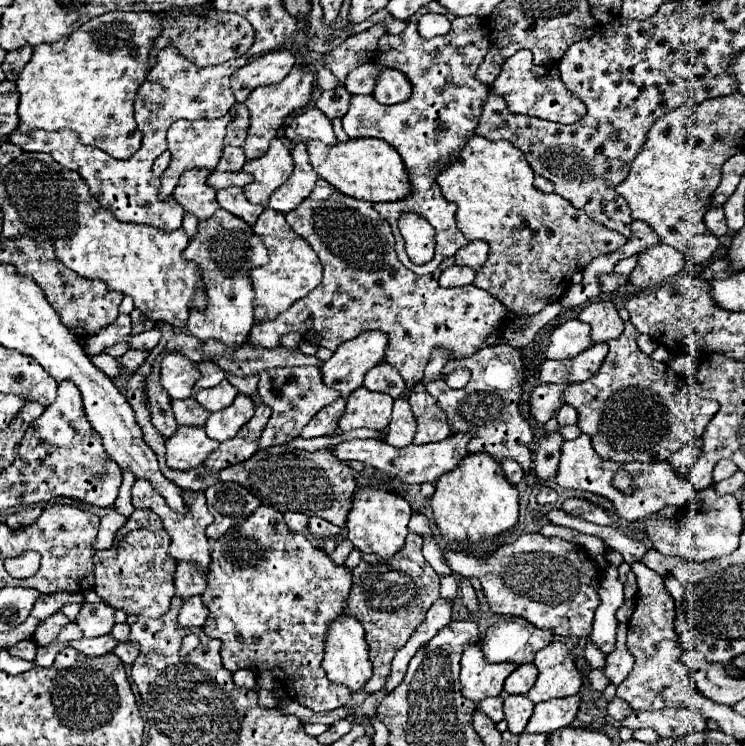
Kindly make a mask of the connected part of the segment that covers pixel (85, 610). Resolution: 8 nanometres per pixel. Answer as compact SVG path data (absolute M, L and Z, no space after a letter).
M100 602L100 604L82 604L82 610L78 612L74 624L80 626L80 630L86 638L104 636L112 630L114 608L104 604L104 602Z

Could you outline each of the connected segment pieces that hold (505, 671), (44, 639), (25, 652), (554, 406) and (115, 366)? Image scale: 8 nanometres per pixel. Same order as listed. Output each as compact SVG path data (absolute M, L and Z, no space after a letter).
M474 644L468 650L464 650L460 666L462 666L460 670L462 694L476 704L488 696L500 696L504 680L516 668L516 664L512 662L502 664L486 662L480 652L480 644Z
M60 610L54 612L50 618L46 618L46 620L42 620L42 622L38 624L38 628L36 628L36 632L34 632L34 640L38 642L38 646L50 644L50 642L56 638L56 634L60 632L60 628L66 626L68 622L70 622L70 618L64 616Z
M22 640L22 642L18 642L16 646L8 648L8 652L10 652L12 656L24 658L24 660L34 660L34 656L36 656L36 644L34 644L32 640Z
M540 384L530 396L530 412L538 424L546 424L564 404L564 390L570 384Z
M104 354L104 356L94 356L94 358L90 358L90 360L96 364L96 368L102 368L102 372L108 374L110 378L114 378L114 376L120 374L120 364L118 364L118 360L112 358L112 356L108 356L108 354Z

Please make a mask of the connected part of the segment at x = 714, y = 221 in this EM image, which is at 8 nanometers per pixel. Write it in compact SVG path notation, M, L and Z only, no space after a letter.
M712 206L712 208L708 208L708 212L706 212L706 216L704 216L704 222L706 222L708 230L710 230L714 236L718 236L718 238L728 232L722 206Z

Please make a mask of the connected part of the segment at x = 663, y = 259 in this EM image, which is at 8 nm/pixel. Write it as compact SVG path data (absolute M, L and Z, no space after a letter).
M660 242L638 254L638 264L630 274L630 284L636 288L656 286L666 278L678 274L684 266L690 266L690 262L686 262L680 252Z

